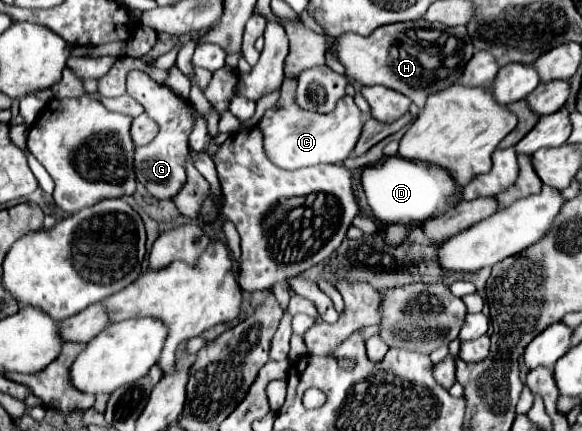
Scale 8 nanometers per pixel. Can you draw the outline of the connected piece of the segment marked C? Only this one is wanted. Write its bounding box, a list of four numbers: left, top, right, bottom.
[258,81,362,169]

